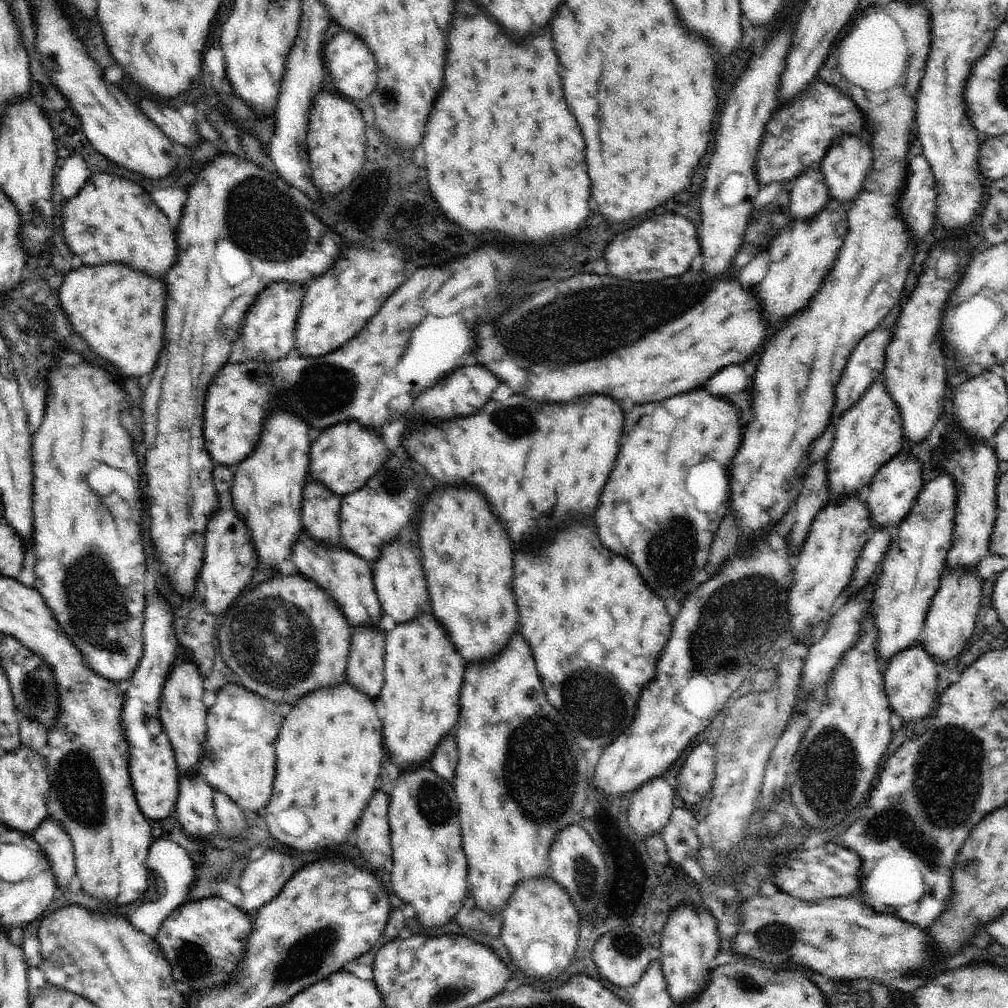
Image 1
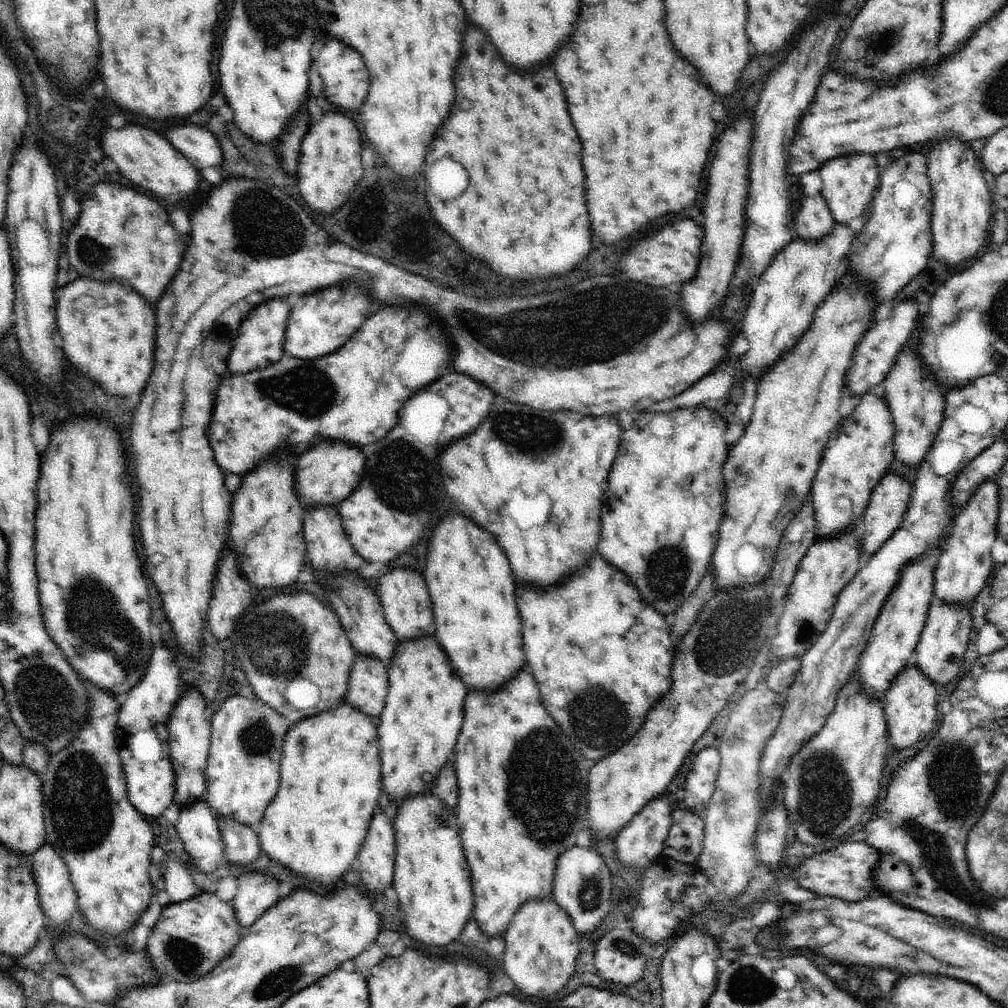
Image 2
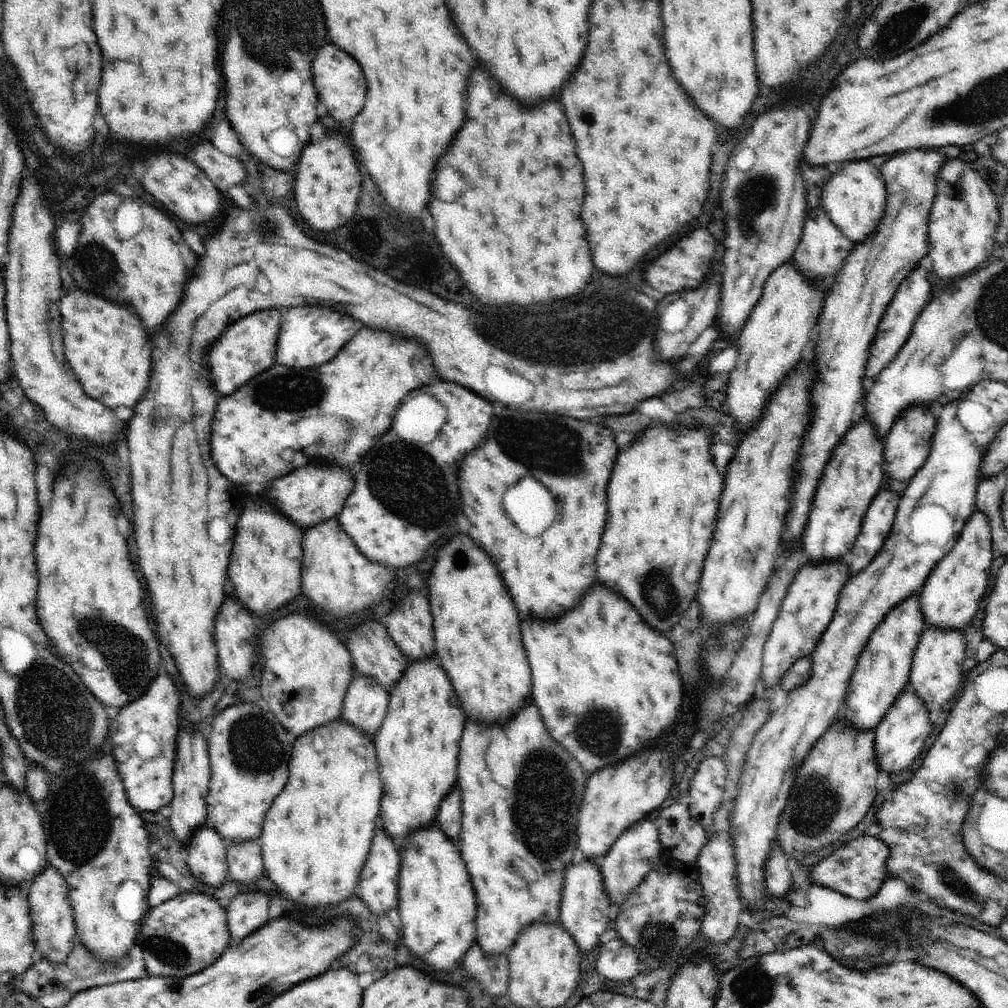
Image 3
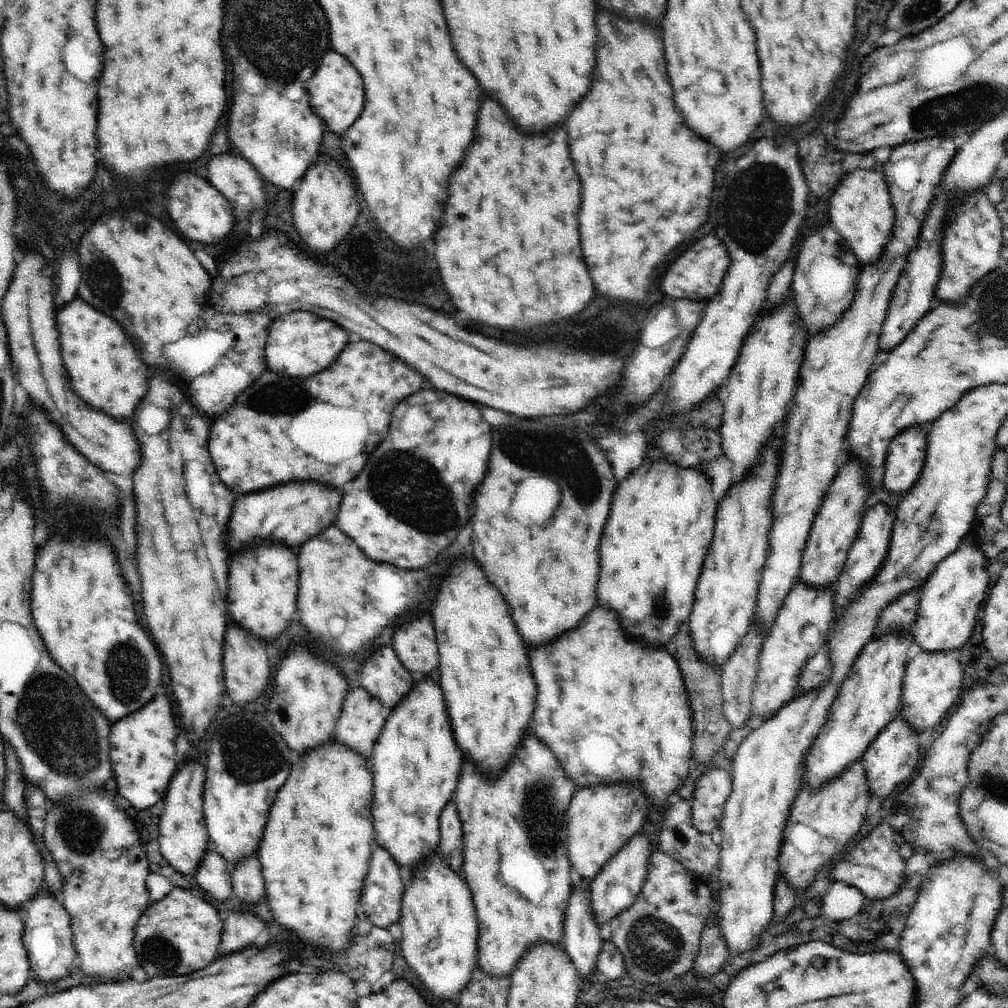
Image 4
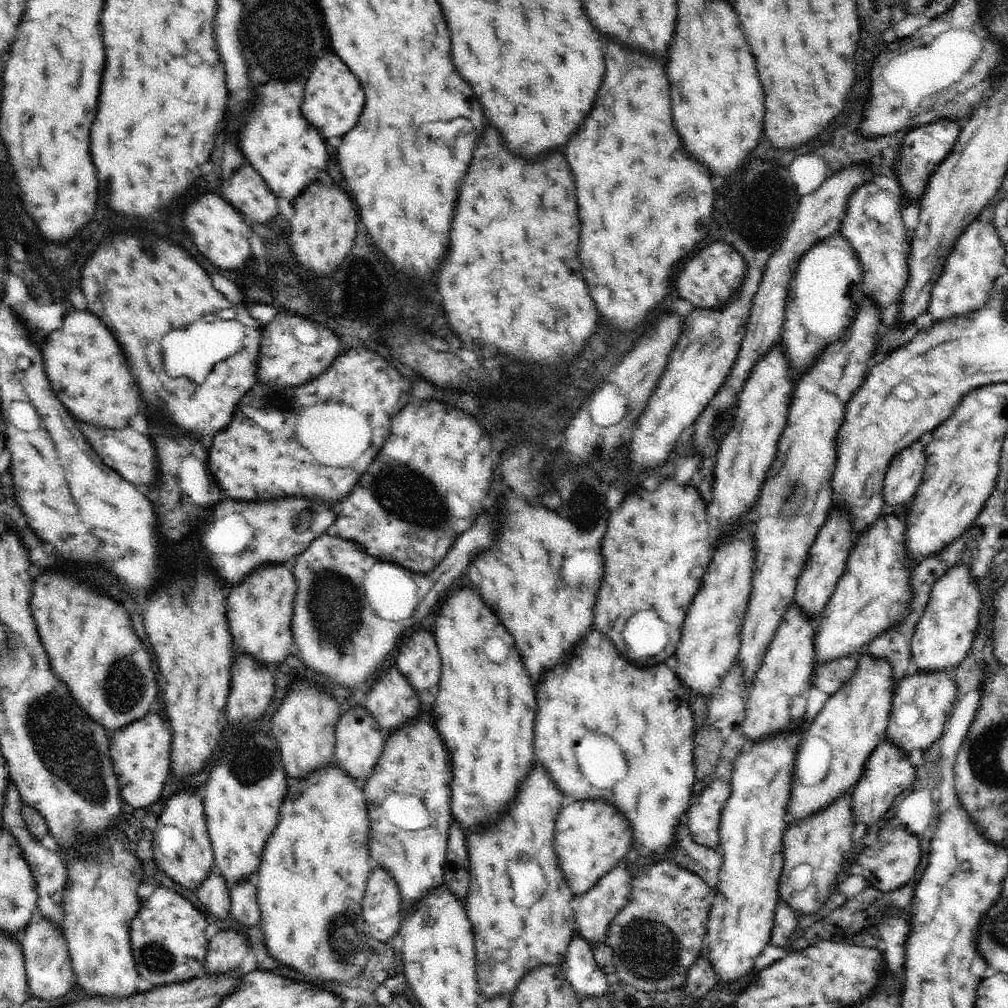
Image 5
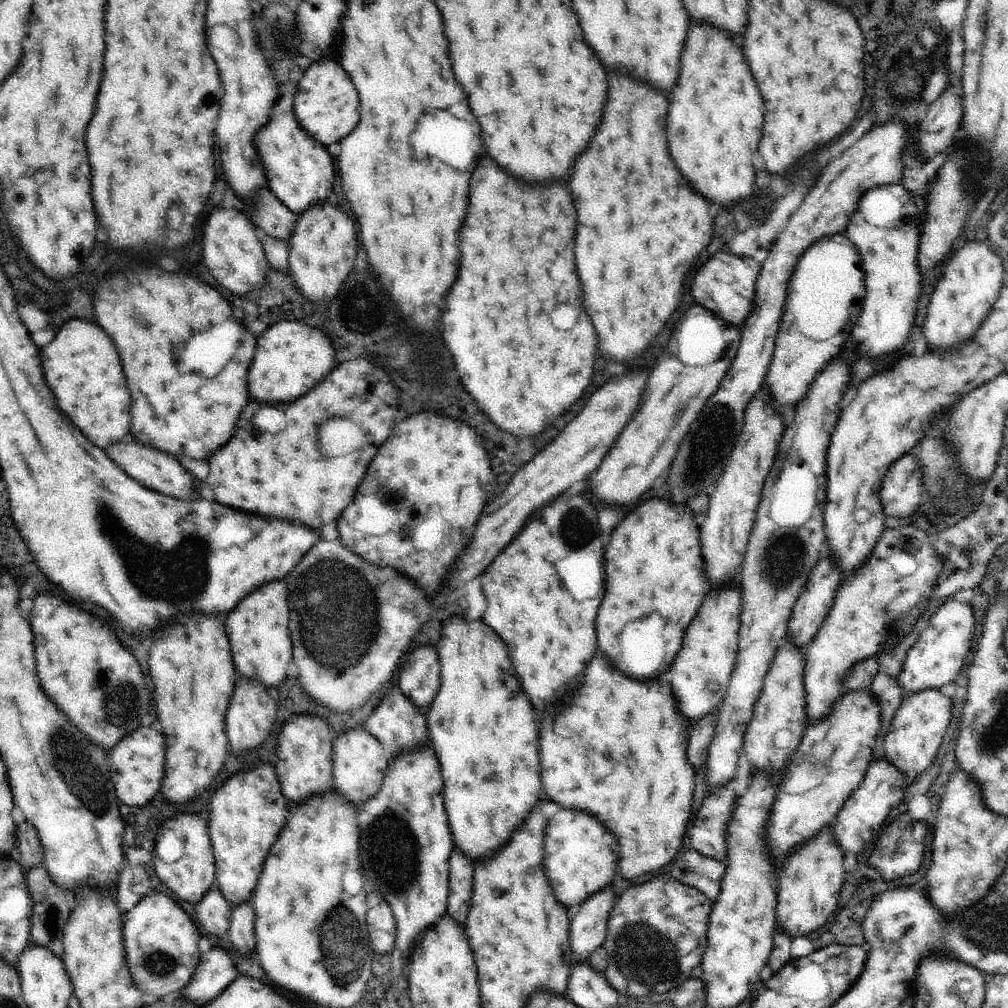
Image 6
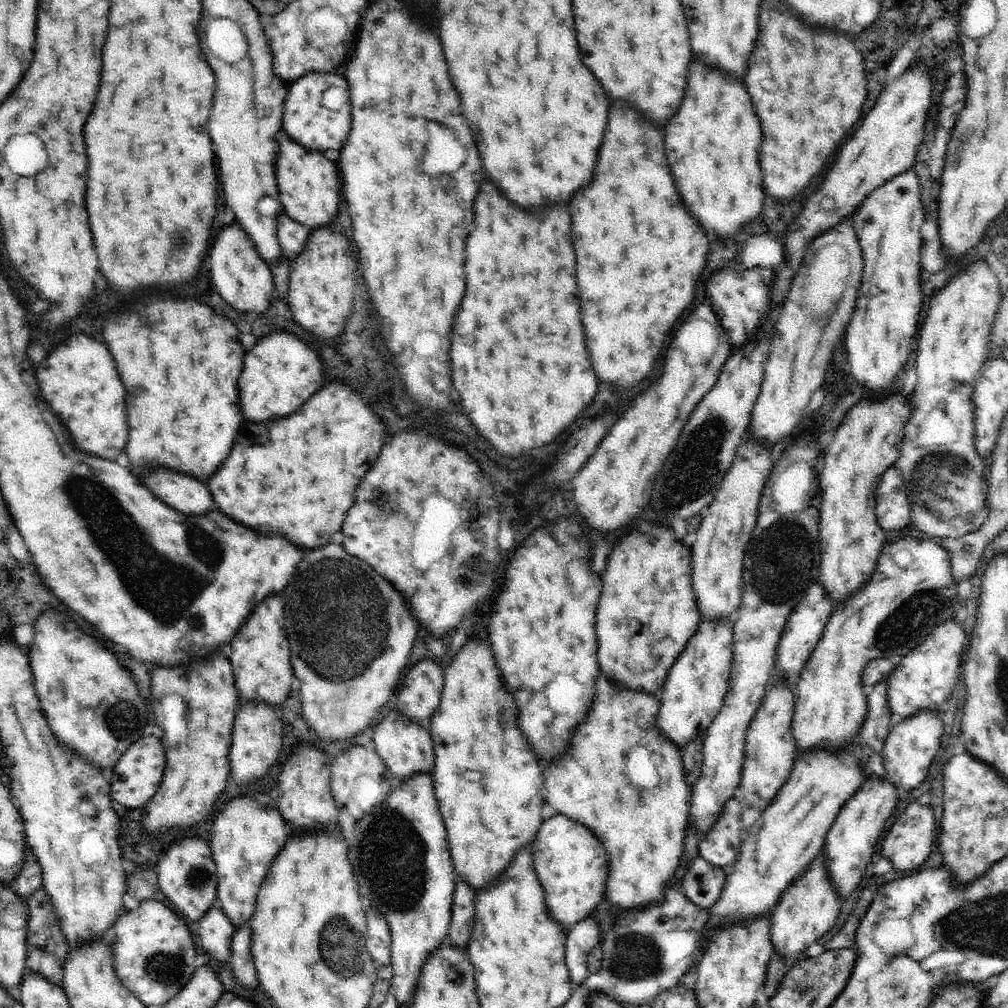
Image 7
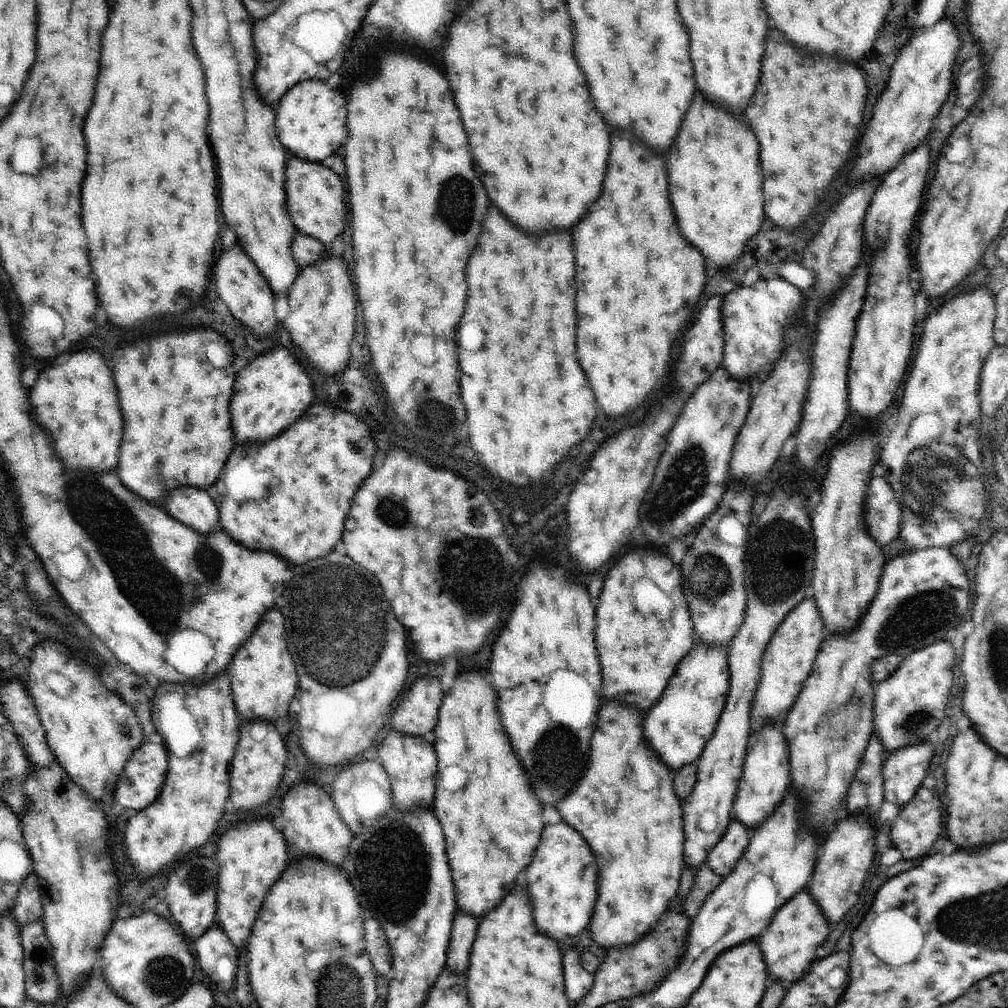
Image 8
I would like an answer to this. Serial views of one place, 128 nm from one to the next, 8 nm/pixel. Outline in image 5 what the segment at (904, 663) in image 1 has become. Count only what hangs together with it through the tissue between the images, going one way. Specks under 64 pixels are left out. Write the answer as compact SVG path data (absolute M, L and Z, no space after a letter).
M887 738L872 752L866 764L860 781L856 784L851 795L851 808L855 825L871 827L878 823L894 804L896 797L907 790L916 781L915 768L909 756L902 753Z

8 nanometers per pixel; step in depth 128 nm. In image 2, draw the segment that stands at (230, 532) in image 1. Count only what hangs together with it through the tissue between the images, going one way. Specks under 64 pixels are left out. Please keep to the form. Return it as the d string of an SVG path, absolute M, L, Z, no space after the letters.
M230 554L220 564L220 574L216 576L216 588L212 606L208 610L208 624L214 636L232 636L234 622L244 614L252 602L252 592L248 582L240 576L236 568L236 556Z

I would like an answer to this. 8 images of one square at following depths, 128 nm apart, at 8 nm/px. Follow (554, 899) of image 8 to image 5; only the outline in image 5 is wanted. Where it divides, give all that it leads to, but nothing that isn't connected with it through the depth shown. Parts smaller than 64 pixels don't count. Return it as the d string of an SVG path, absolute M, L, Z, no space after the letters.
M579 801L562 807L555 821L553 848L558 866L564 872L569 890L575 895L588 893L630 850L632 832L624 816L606 802Z

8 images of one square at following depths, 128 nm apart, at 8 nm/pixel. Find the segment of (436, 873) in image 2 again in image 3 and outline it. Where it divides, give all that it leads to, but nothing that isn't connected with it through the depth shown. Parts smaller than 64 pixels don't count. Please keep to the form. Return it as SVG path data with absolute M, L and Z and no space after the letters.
M438 826L420 828L408 834L400 844L400 878L398 878L398 912L402 921L402 942L408 950L432 968L432 971L452 972L458 968L460 960L468 952L468 948L477 942L476 932L476 896L472 890L472 882L468 878L466 866L460 858L460 850L444 838Z

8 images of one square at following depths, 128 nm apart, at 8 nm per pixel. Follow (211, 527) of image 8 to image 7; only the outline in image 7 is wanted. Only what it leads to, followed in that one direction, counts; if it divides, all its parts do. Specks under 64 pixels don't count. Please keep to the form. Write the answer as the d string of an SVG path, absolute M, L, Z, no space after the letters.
M156 470L142 480L150 492L186 516L204 516L214 510L215 500L206 484L172 470Z

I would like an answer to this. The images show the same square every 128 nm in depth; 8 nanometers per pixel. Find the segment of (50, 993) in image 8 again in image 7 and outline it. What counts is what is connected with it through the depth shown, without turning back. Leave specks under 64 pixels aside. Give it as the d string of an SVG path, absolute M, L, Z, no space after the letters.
M40 886L32 897L28 898L30 908L28 919L28 932L26 933L26 968L25 972L38 972L46 980L50 980L56 986L63 986L64 962L68 954L69 946L66 938L60 934L60 924L56 922L56 914L50 904L50 896Z

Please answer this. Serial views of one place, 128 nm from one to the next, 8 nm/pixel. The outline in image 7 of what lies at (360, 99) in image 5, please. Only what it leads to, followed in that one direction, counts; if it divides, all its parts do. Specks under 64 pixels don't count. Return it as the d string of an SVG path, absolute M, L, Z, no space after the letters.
M308 73L296 80L288 90L284 100L284 116L282 130L304 148L316 150L324 154L326 150L340 150L350 132L350 94L348 82L338 74L322 74L314 76Z

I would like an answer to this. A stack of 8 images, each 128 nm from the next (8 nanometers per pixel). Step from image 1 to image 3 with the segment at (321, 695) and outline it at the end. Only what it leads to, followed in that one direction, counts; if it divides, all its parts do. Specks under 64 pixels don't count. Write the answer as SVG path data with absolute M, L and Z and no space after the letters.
M338 718L320 730L312 730L312 734L302 734L292 748L288 784L268 809L258 838L266 876L276 884L278 894L308 912L348 900L354 894L354 888L358 890L356 882L372 846L380 798L382 782L372 740L346 724L344 718Z

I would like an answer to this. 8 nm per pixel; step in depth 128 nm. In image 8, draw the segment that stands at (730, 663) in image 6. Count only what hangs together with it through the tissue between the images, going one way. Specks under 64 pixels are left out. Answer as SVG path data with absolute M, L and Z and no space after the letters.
M696 642L692 652L688 652L686 658L682 658L682 662L678 664L676 676L670 678L660 702L644 720L646 742L656 750L658 758L670 770L680 770L686 764L698 762L724 710L726 694L730 690L728 676L730 672L726 650L718 646L706 646L704 642Z

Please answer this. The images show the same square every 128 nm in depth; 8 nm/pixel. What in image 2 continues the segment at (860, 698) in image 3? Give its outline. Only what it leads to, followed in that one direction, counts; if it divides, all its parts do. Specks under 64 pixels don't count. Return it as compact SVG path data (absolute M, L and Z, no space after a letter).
M939 547L938 552L930 552L930 556L926 554L924 560L914 562L912 566L908 566L908 570L904 570L900 578L900 586L896 586L894 594L886 600L886 606L874 624L870 640L858 662L860 664L858 678L864 692L876 700L885 698L886 690L890 688L896 674L900 674L906 668L922 636L929 606L934 596L934 582L936 582L934 570L938 566L941 553L942 548Z

